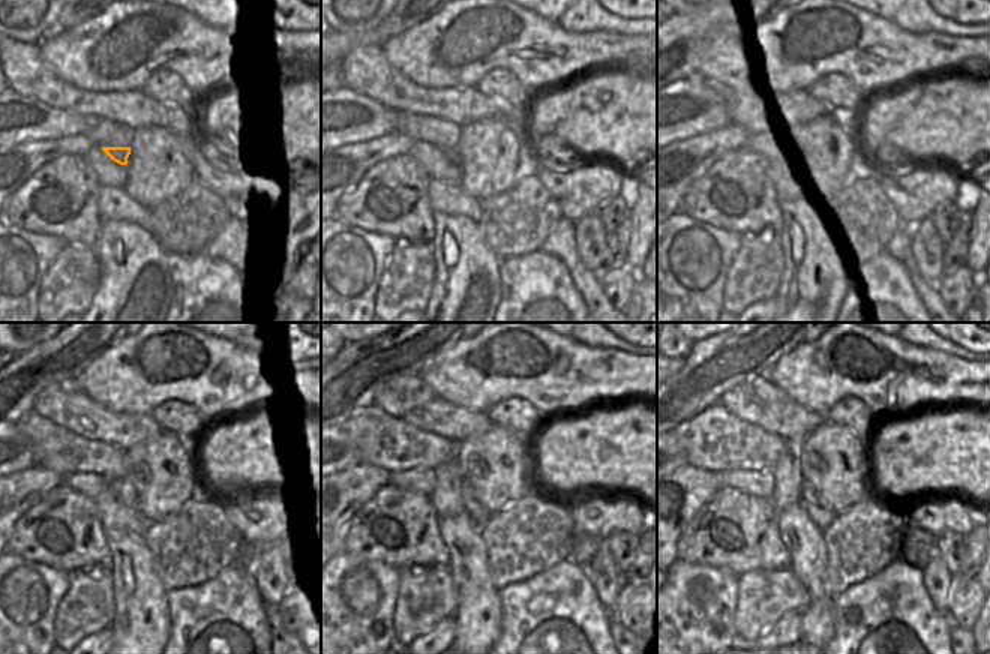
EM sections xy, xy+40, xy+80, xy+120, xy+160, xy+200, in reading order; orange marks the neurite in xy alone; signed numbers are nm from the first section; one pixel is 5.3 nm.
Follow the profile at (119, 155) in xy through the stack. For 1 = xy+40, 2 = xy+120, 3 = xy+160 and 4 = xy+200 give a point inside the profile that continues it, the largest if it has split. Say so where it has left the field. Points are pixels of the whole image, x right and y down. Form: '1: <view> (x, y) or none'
1: xy+40 (453, 152)
2: xy+120 (126, 491)
3: xy+160 (477, 513)
4: xy+200 (819, 512)

